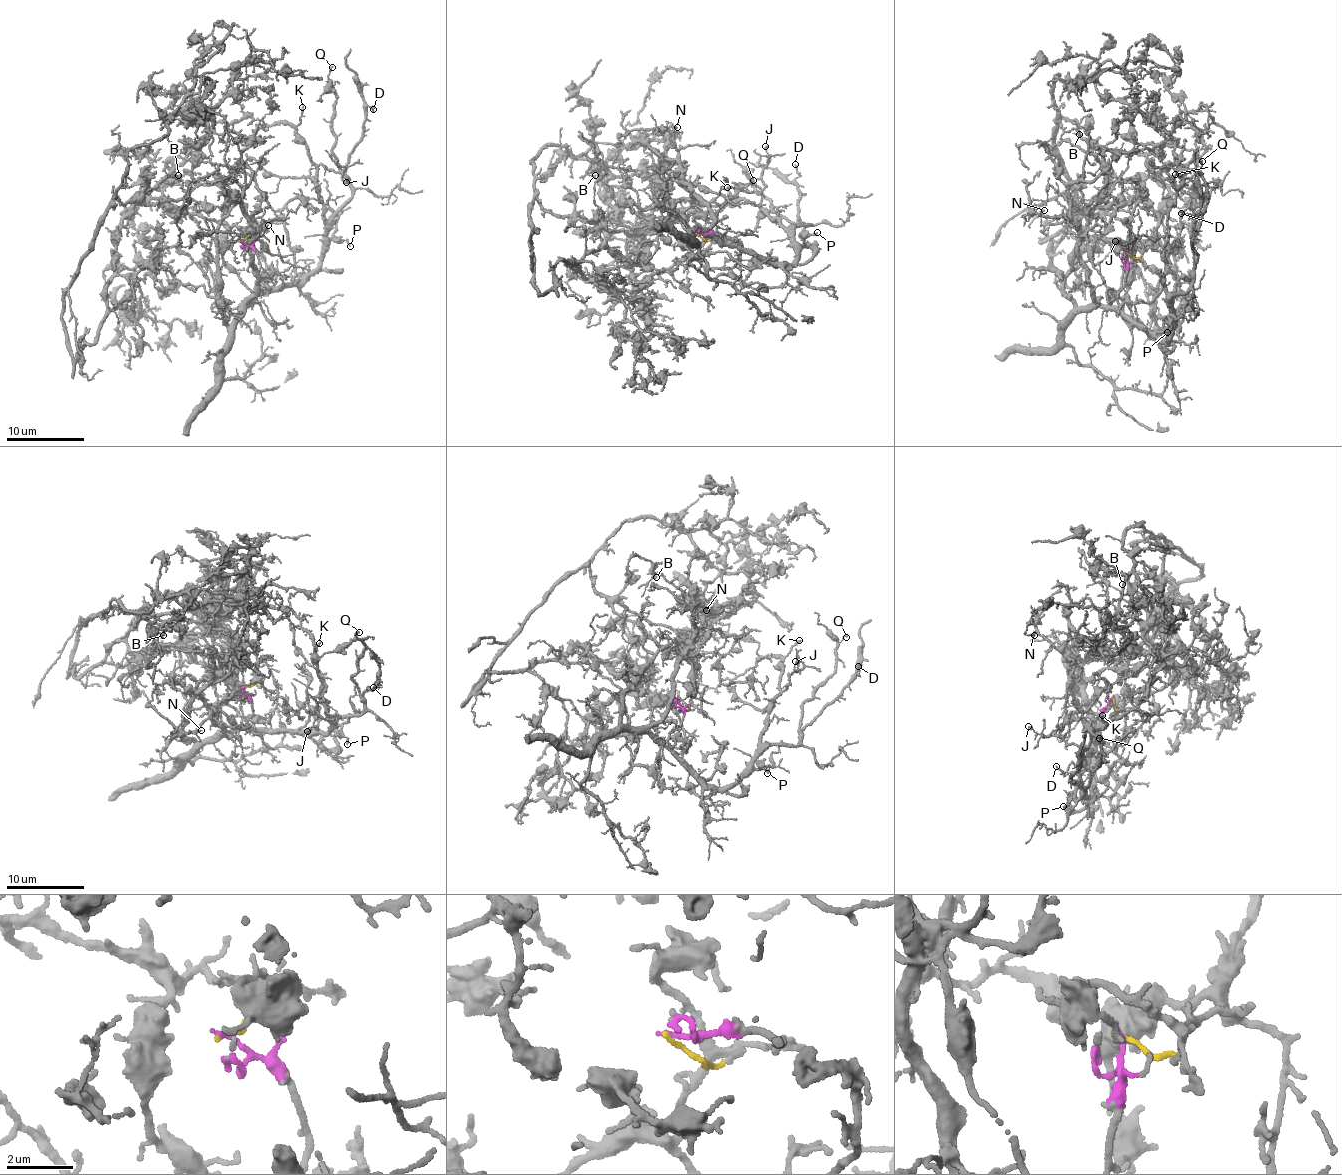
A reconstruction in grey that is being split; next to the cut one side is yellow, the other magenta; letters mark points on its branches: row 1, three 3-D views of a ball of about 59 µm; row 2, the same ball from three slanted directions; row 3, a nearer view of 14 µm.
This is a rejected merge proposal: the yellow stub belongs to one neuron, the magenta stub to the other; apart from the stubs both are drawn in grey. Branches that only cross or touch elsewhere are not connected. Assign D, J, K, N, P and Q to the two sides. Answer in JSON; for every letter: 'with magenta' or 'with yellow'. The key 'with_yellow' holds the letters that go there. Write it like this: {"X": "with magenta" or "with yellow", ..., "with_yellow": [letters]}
{"D": "with magenta", "J": "with magenta", "K": "with magenta", "N": "with magenta", "P": "with magenta", "Q": "with magenta", "with_yellow": []}

